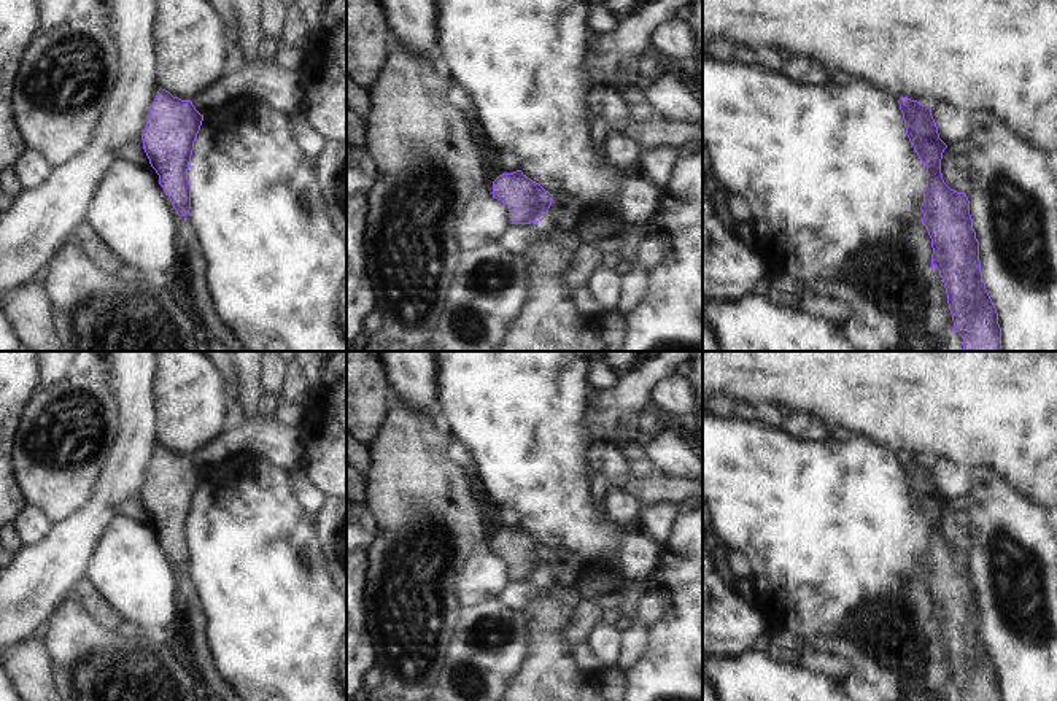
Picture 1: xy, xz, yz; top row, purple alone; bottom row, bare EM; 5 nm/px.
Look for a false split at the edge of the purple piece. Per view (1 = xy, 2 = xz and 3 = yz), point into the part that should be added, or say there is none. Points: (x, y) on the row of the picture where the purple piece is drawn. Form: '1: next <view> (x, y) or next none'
1: next none
2: next none
3: next none

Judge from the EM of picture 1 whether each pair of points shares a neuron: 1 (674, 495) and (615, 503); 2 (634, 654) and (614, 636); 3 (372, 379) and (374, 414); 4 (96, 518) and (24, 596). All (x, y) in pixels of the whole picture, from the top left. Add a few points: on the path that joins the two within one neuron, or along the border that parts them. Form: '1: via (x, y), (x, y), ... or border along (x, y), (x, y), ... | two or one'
1: border along (614, 485), (628, 490), (647, 506) | two
2: border along (623, 625), (622, 657), (615, 668) | two
3: via (372, 387), (372, 406) | one
4: via (78, 538), (43, 577) | one

